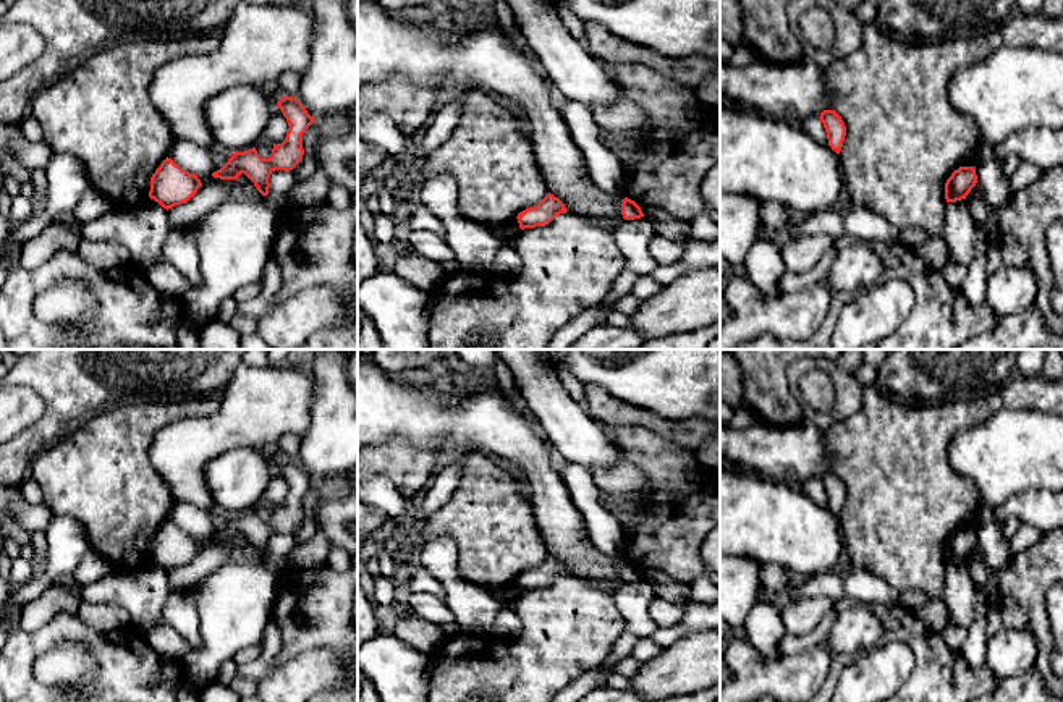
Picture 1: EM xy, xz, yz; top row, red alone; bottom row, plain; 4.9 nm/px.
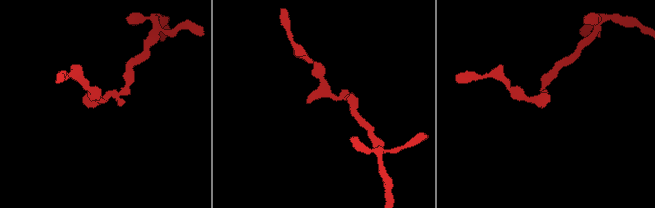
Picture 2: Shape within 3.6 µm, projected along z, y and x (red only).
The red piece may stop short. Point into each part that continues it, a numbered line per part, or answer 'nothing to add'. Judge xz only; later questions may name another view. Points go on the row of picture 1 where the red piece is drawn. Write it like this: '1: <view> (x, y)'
nothing to add

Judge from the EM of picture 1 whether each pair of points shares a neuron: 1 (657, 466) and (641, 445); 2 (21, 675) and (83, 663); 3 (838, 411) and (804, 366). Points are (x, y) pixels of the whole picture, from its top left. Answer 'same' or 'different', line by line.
1: same
2: different
3: same

